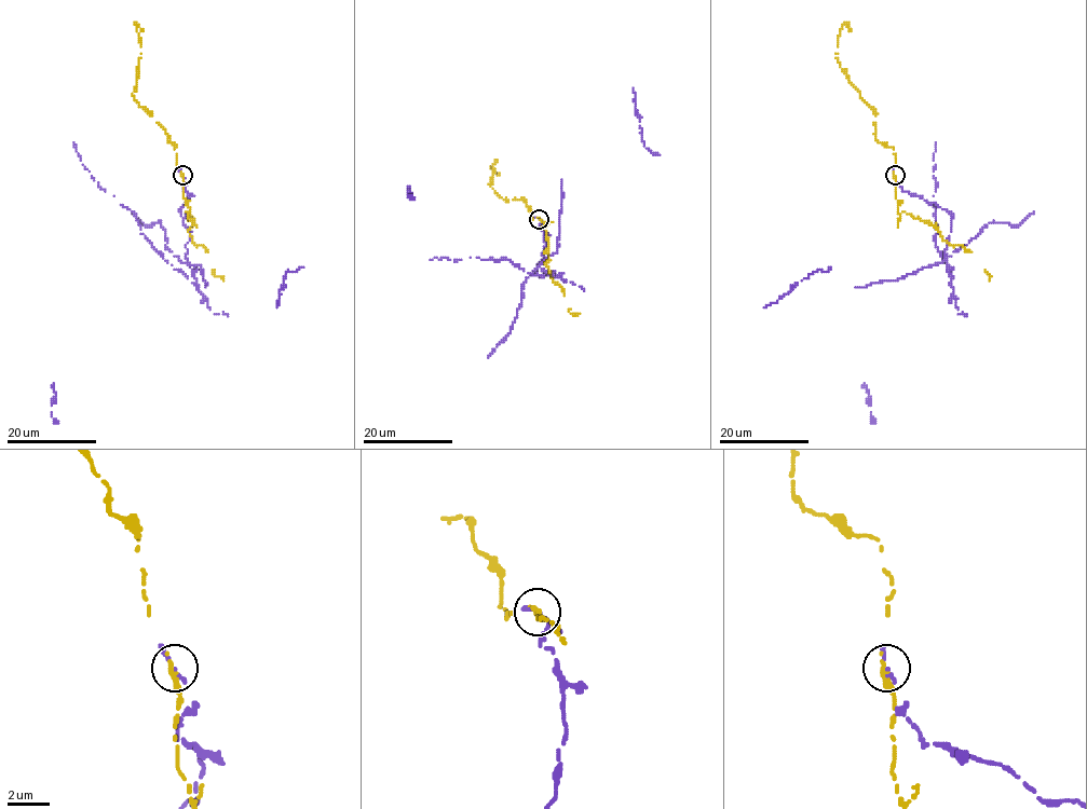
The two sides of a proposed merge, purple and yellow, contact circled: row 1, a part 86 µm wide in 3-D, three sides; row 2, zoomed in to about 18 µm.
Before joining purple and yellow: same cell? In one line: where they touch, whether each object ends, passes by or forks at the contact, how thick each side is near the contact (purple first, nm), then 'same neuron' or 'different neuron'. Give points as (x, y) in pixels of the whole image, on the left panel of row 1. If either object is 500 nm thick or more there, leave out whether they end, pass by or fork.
(182, 175) | purple ends | yellow ends | 200/360 nm | different neuron

